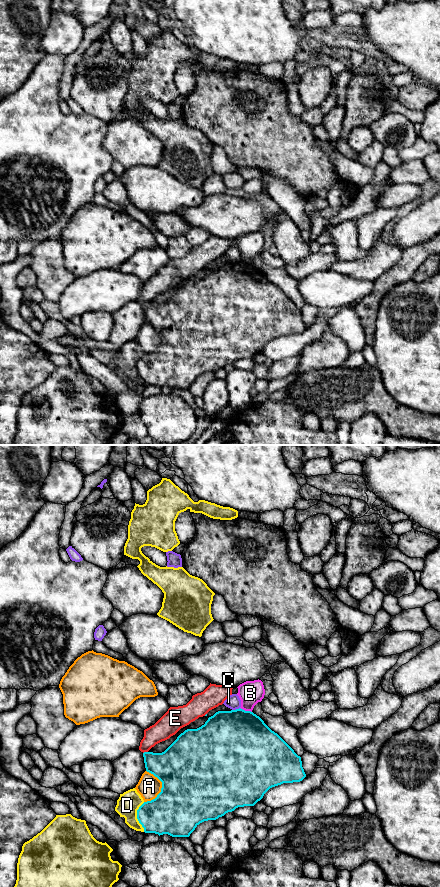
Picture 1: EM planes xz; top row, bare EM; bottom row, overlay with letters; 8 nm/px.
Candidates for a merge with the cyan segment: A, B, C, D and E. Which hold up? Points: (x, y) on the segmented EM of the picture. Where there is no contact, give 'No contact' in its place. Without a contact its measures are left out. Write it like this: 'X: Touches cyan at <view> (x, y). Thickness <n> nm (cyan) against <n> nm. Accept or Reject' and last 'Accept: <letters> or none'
A: Touches cyan at xz (161, 788). Thickness 500 nm (cyan) against 190 nm. Reject
B: Touches cyan at xz (246, 711). Thickness 500 nm (cyan) against 190 nm. Reject
C: Touches cyan at xz (236, 709). Thickness 500 nm (cyan) against 120 nm. Reject
D: Touches cyan at xz (137, 817). Thickness 320 nm (cyan) against 180 nm. Reject
E: Touches cyan at xz (145, 752). Thickness 300 nm (cyan) against 170 nm. Reject
Accept: none

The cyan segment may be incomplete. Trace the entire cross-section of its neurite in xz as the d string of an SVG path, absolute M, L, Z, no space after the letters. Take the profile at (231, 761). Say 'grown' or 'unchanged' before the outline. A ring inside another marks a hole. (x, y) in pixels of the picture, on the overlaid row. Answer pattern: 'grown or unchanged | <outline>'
unchanged | M241 708L218 711L197 729L187 729L162 753L144 752L146 771L162 782L161 792L137 810L137 819L145 833L189 837L202 822L216 820L238 807L254 806L272 787L300 782L306 774L301 757L264 721Z

